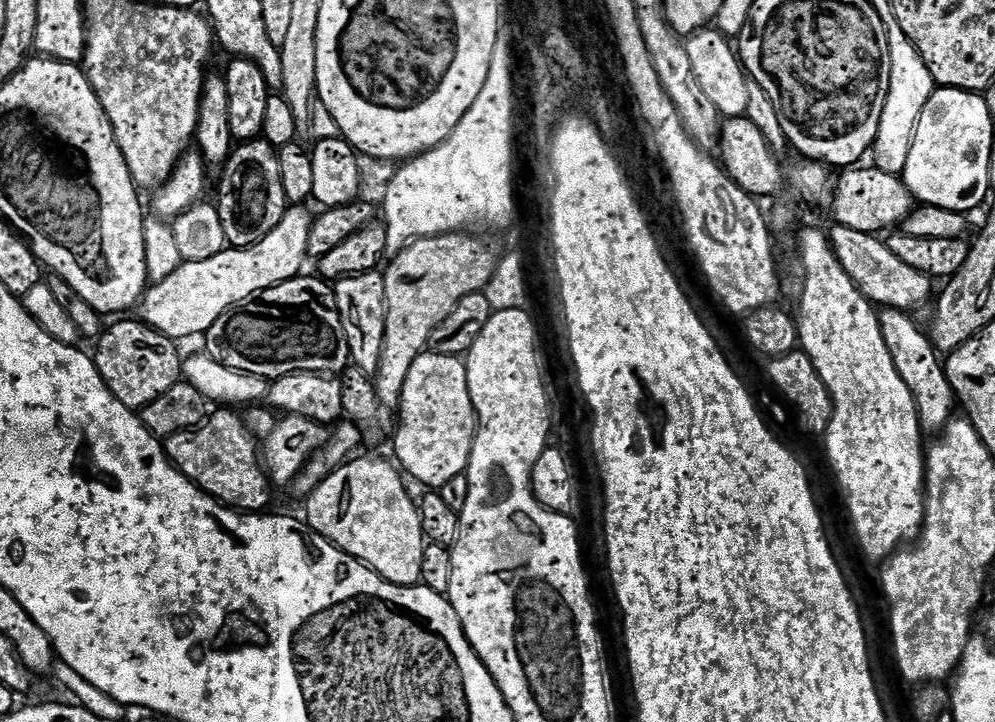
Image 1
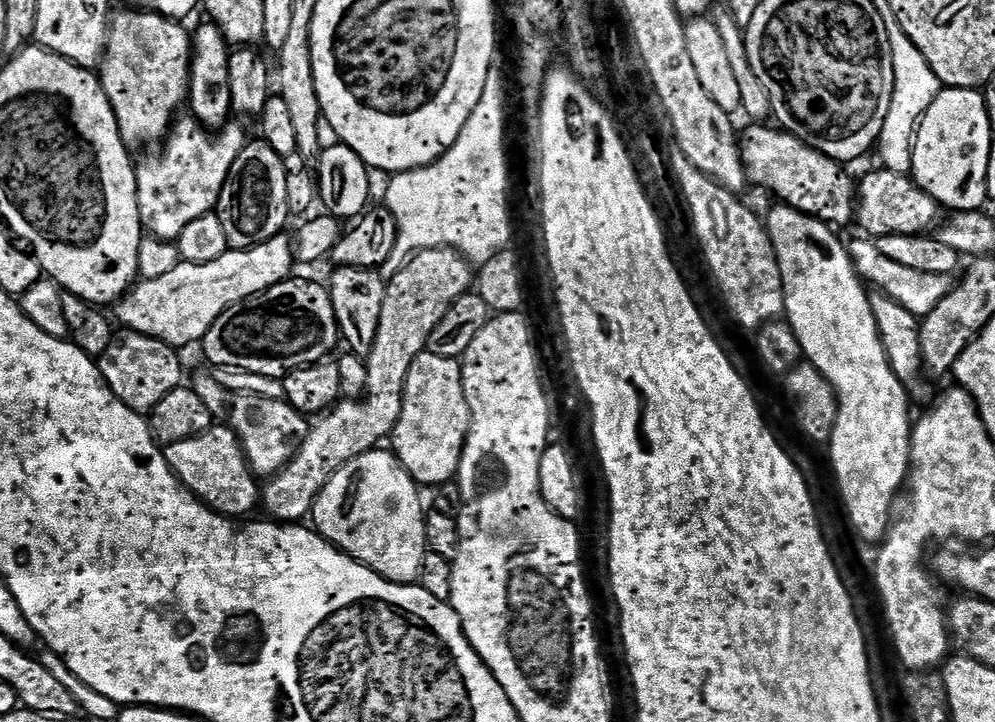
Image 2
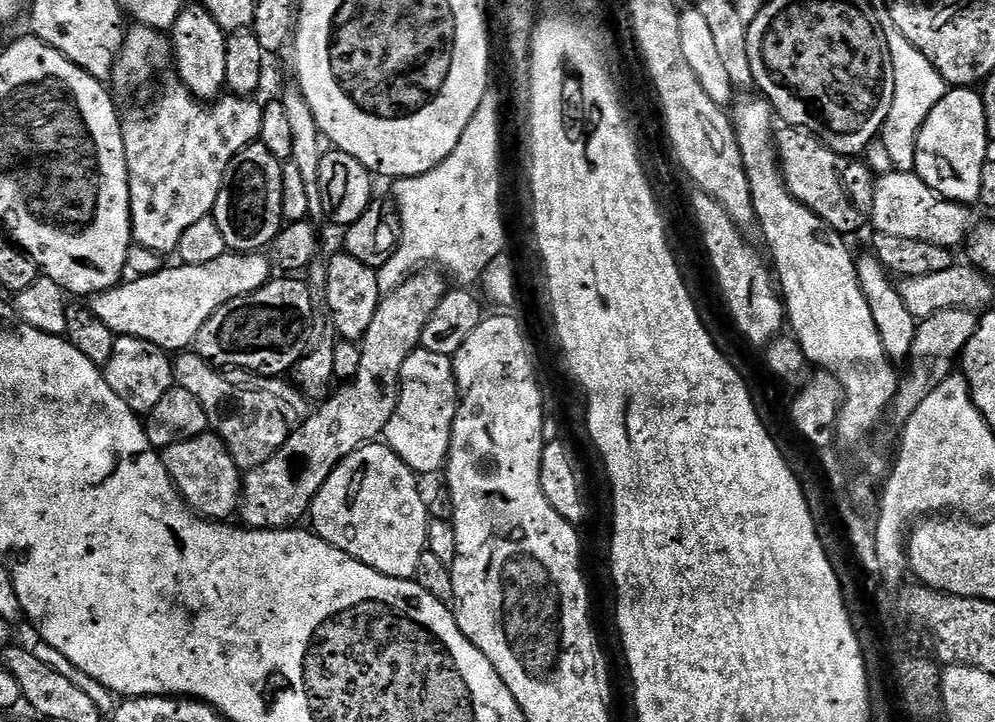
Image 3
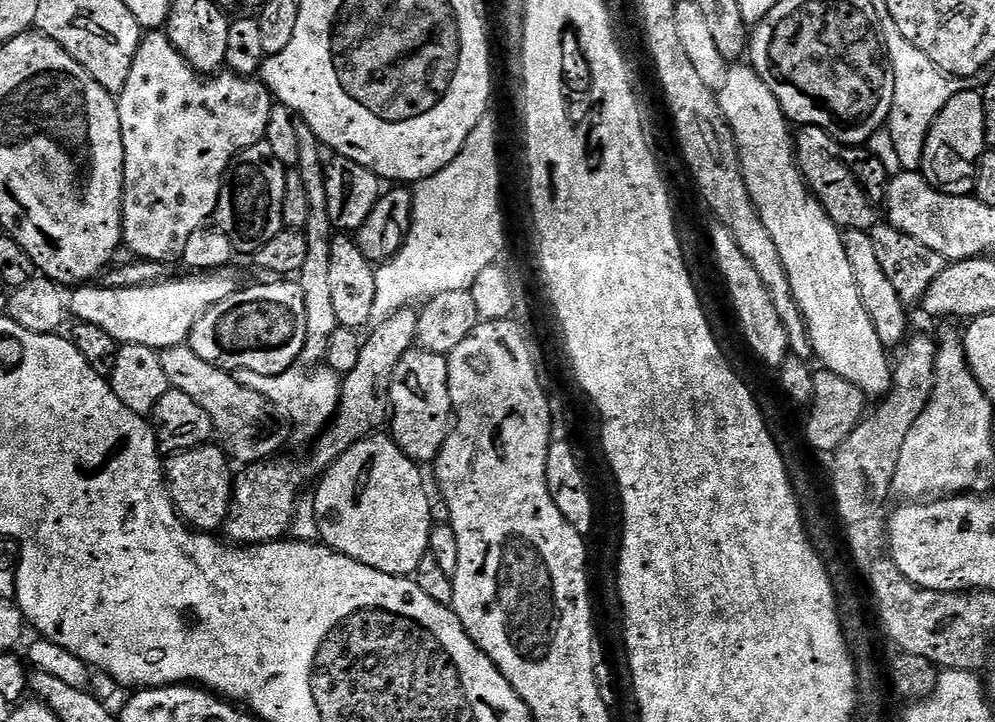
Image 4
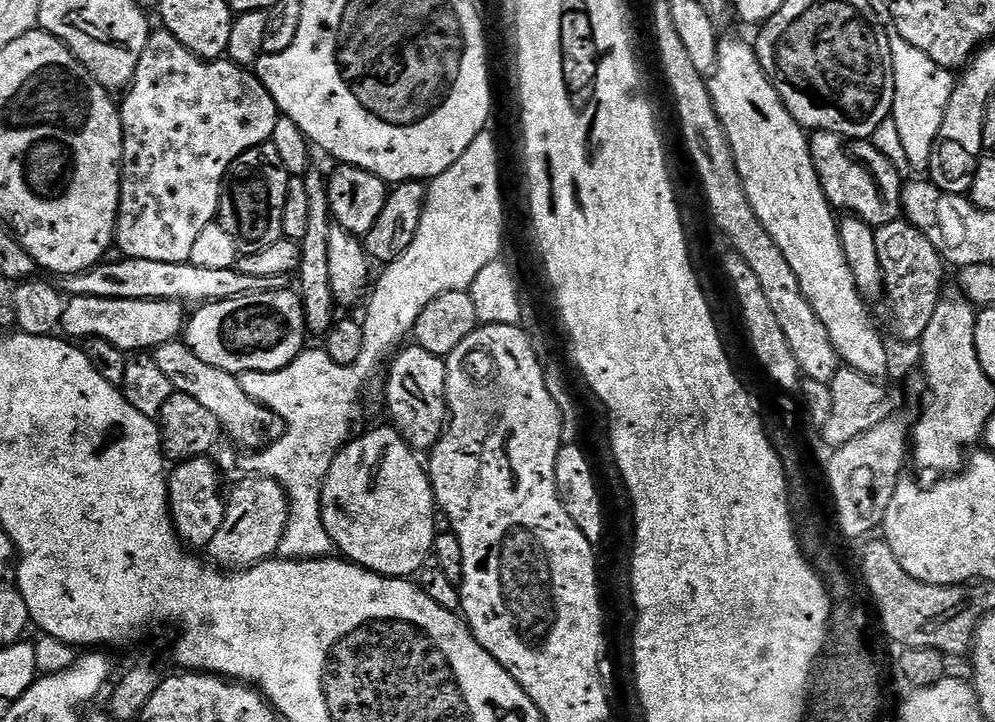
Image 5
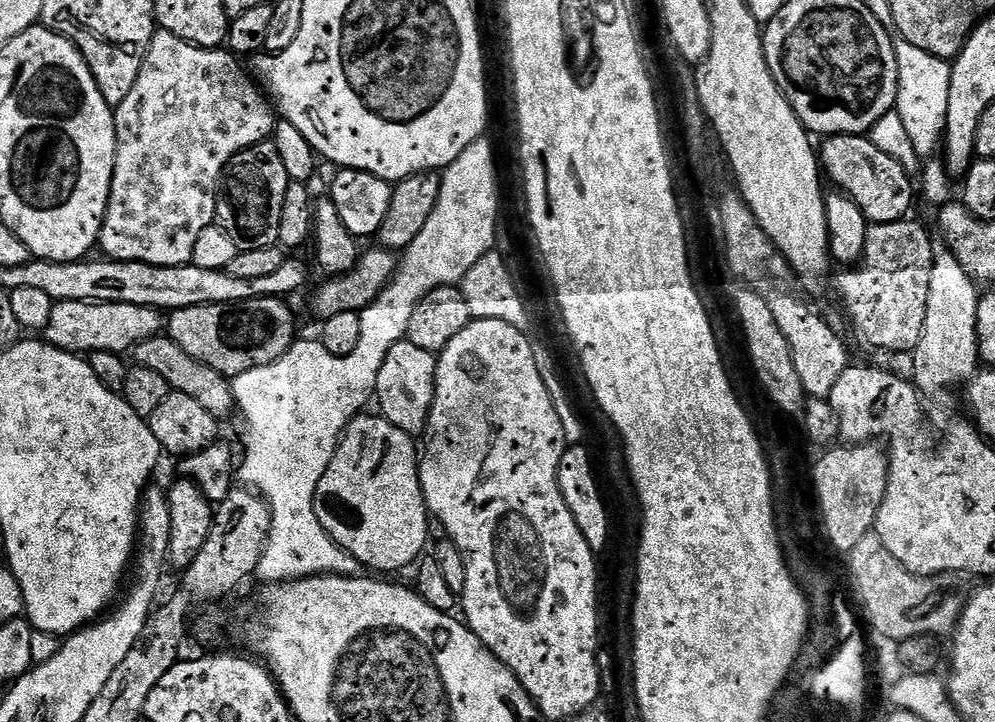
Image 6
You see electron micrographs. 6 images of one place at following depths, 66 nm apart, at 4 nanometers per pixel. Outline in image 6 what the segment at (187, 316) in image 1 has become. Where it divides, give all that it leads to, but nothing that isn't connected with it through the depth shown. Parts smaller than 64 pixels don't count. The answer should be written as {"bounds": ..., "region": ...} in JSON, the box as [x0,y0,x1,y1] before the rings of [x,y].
{"bounds":[42,301,162,354],"region":[[[62,301],[53,307],[50,322],[48,327],[43,329],[42,336],[47,343],[67,352],[77,354],[89,354],[91,352],[124,354],[127,348],[135,349],[143,340],[149,340],[152,336],[159,336],[161,332],[162,316],[155,308],[147,308],[142,305],[97,304],[90,301]]]}

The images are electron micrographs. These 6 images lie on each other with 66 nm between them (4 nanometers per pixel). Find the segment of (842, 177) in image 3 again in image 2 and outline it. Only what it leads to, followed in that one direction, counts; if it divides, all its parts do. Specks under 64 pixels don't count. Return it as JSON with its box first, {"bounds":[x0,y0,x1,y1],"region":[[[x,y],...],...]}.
{"bounds":[738,122,858,226],"region":[[[752,122],[749,125],[745,132],[739,133],[738,139],[740,142],[740,157],[744,160],[744,173],[753,185],[757,184],[758,187],[773,192],[777,196],[775,198],[777,201],[787,204],[790,208],[796,208],[807,216],[813,216],[815,220],[823,220],[829,226],[848,224],[851,220],[853,223],[858,212],[856,199],[858,188],[841,161],[814,150],[809,144],[799,140],[797,136],[791,136],[779,127],[771,126],[772,128],[767,128],[769,125],[764,122]]]}

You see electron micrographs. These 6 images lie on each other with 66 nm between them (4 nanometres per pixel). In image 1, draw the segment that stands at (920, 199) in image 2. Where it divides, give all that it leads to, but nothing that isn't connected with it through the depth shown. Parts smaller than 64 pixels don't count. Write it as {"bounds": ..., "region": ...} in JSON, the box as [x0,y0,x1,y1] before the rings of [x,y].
{"bounds":[830,166,913,234],"region":[[[853,166],[839,173],[834,184],[830,211],[836,215],[836,224],[850,226],[850,230],[880,234],[883,228],[895,229],[913,207],[913,198],[900,176],[891,176],[876,167]]]}

